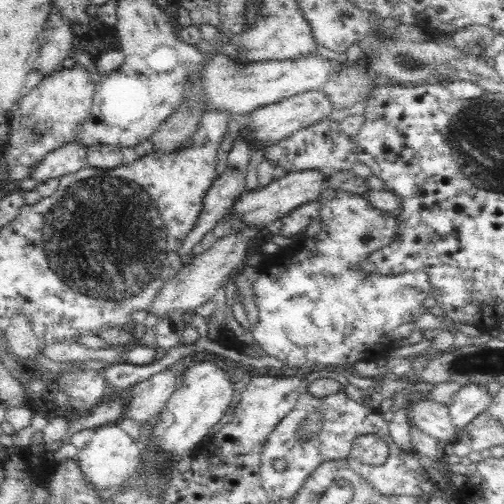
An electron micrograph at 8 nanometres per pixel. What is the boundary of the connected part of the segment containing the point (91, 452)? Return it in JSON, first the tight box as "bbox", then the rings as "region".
{"bbox":[78,423,143,489],"region":[[[118,423],[104,425],[95,429],[93,436],[86,445],[80,448],[78,457],[78,466],[84,479],[92,483],[96,489],[110,488],[126,483],[136,472],[143,446],[139,441],[134,441]]]}

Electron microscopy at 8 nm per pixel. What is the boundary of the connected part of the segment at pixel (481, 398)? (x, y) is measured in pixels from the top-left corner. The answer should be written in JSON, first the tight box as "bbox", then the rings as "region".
{"bbox":[449,383,491,430],"region":[[[470,383],[461,386],[454,394],[449,414],[456,430],[463,428],[476,416],[488,409],[491,396],[484,384]]]}

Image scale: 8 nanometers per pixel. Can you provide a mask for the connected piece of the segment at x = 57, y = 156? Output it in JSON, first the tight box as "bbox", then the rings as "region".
{"bbox":[30,141,87,183],"region":[[[78,141],[66,143],[48,152],[40,162],[36,162],[30,172],[30,178],[35,178],[40,183],[50,178],[60,178],[78,172],[86,167],[86,150],[87,148]]]}

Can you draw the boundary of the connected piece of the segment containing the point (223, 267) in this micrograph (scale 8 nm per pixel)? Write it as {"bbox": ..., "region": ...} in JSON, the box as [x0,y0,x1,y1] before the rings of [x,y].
{"bbox":[147,226,261,319],"region":[[[249,226],[238,232],[232,231],[216,240],[212,247],[203,254],[192,256],[189,262],[184,264],[183,268],[164,284],[147,312],[156,314],[158,319],[161,319],[164,314],[172,312],[172,310],[191,314],[198,311],[202,305],[211,302],[225,278],[231,276],[246,260],[248,244],[252,238],[256,238],[260,234],[261,230],[258,227]]]}

